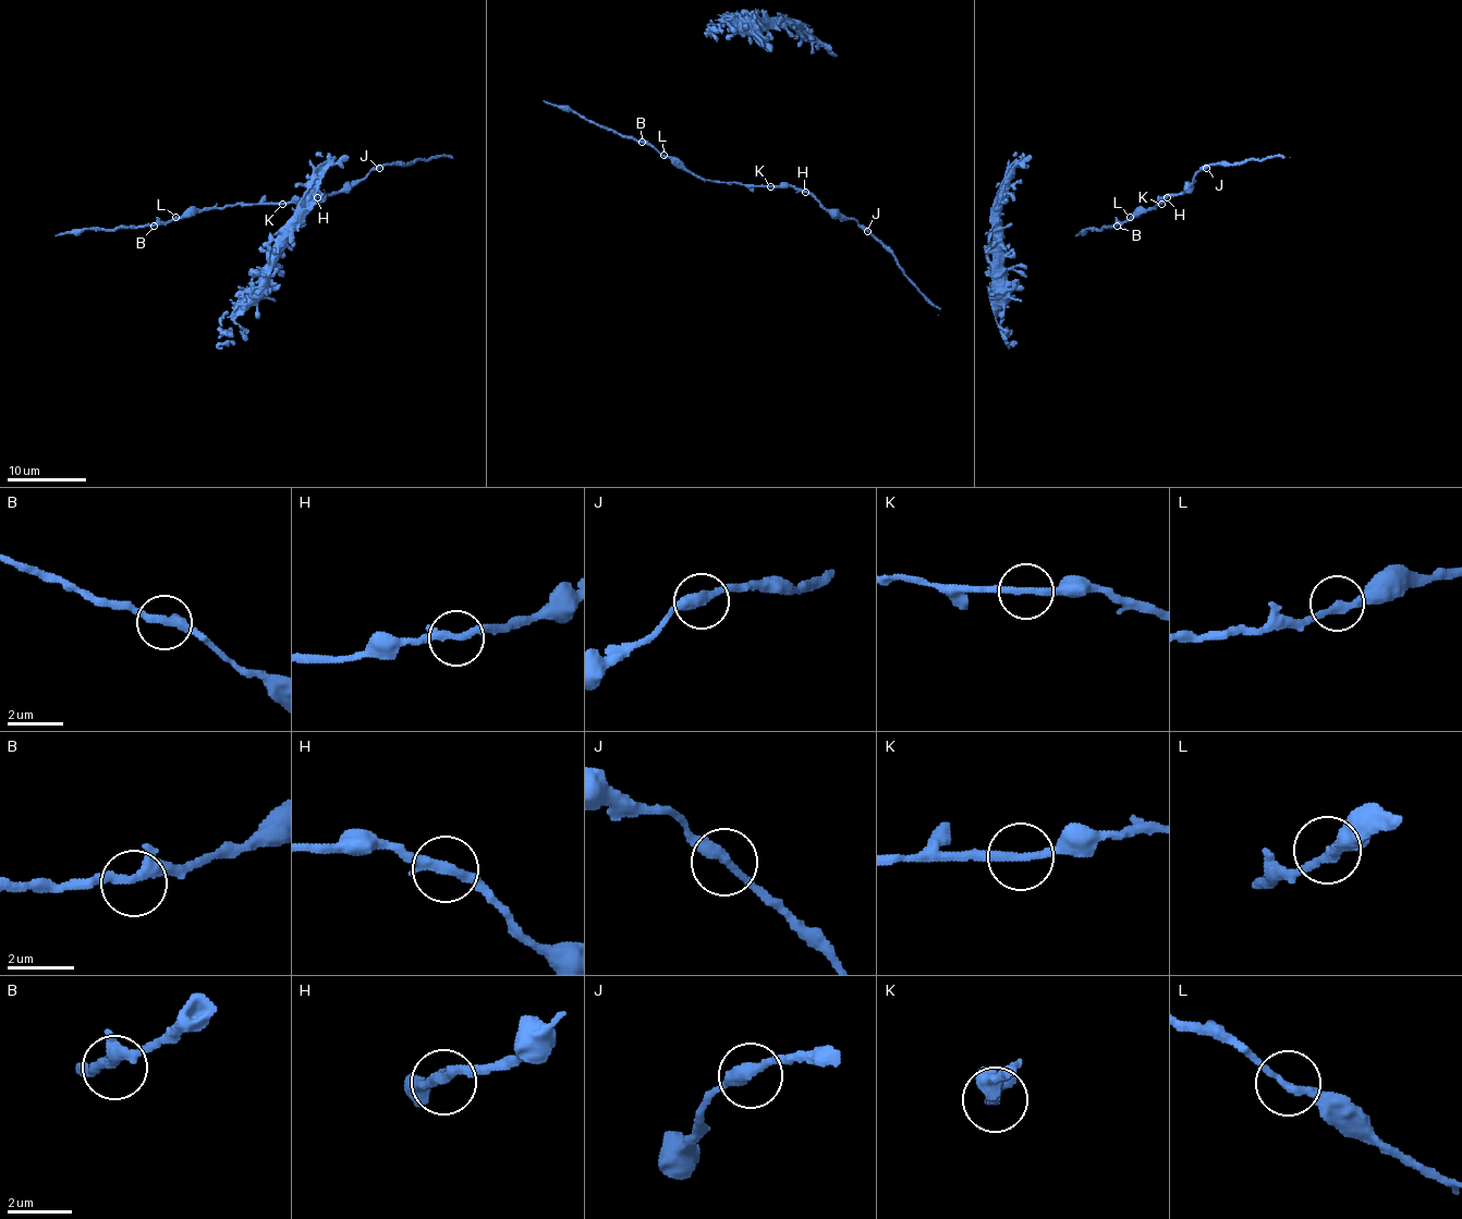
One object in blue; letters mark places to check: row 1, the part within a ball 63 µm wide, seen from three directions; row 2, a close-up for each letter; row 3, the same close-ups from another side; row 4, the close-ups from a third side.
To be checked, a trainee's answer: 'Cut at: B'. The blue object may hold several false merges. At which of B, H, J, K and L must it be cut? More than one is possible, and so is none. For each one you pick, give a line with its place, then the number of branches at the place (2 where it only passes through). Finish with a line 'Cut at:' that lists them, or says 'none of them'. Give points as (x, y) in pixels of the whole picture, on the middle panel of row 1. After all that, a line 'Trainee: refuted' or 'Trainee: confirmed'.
Cut at: none of them
Trainee: refuted

